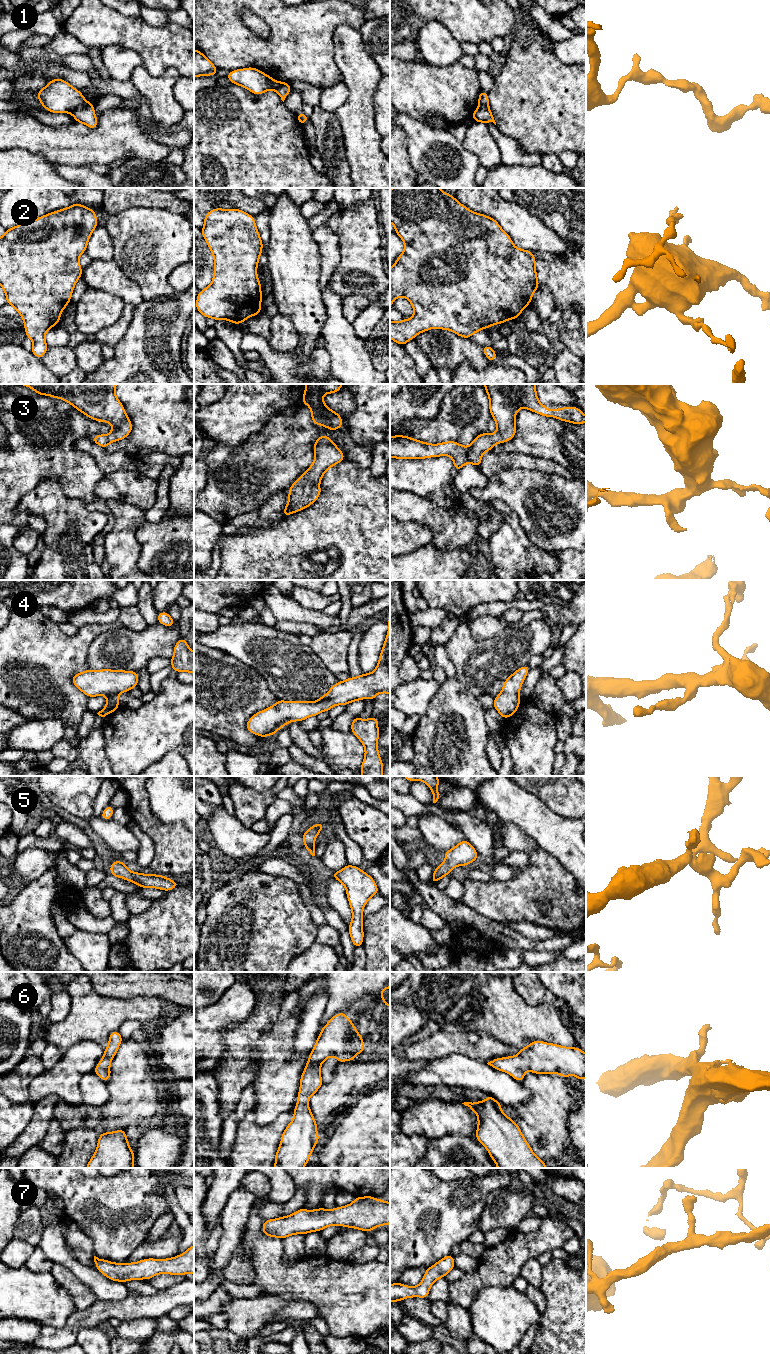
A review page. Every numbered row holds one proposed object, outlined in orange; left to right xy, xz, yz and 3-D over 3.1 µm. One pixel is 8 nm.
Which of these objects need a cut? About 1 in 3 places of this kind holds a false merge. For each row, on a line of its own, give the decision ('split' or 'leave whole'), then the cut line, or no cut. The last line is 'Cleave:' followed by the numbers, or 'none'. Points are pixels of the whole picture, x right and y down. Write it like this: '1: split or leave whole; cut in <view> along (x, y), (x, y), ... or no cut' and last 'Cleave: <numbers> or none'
1: split; cut in xy along (87, 102), (79, 105), (71, 113)
2: split; cut in xz along (257, 278), (234, 295), (259, 305), (227, 319)
3: leave whole; no cut
4: leave whole; no cut
5: leave whole; no cut
6: leave whole; no cut
7: leave whole; no cut
Cleave: 1, 2

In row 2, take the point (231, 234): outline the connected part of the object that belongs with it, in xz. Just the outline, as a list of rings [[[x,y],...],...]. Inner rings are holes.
[[[214,208],[209,211],[204,218],[204,226],[201,229],[202,236],[207,242],[211,253],[214,257],[214,276],[211,284],[204,290],[198,292],[196,300],[196,309],[206,318],[217,320],[228,320],[230,312],[253,312],[260,304],[256,301],[241,303],[236,297],[234,289],[236,287],[235,280],[239,278],[242,284],[239,288],[244,288],[248,292],[257,291],[257,266],[263,249],[263,243],[257,230],[254,217],[242,210],[236,208],[220,209]]]

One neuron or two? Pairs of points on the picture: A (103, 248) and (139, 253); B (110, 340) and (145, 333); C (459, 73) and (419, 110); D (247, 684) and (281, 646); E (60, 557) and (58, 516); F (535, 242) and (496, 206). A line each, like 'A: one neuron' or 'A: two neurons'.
A: two neurons
B: two neurons
C: one neuron
D: two neurons
E: one neuron
F: one neuron

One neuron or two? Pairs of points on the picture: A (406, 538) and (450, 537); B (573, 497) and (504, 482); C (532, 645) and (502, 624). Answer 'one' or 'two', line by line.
A: two
B: one
C: two

